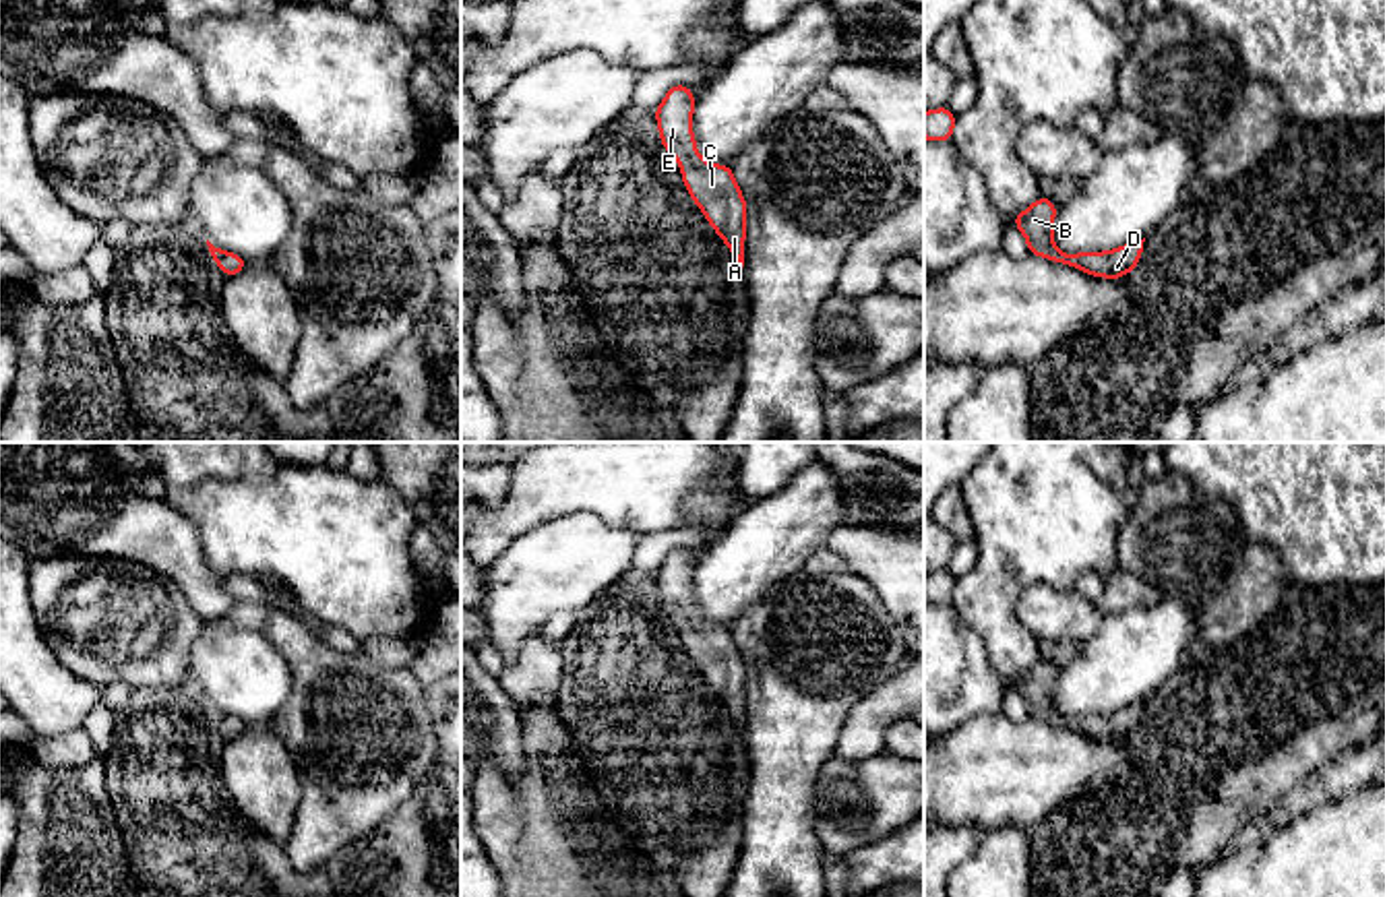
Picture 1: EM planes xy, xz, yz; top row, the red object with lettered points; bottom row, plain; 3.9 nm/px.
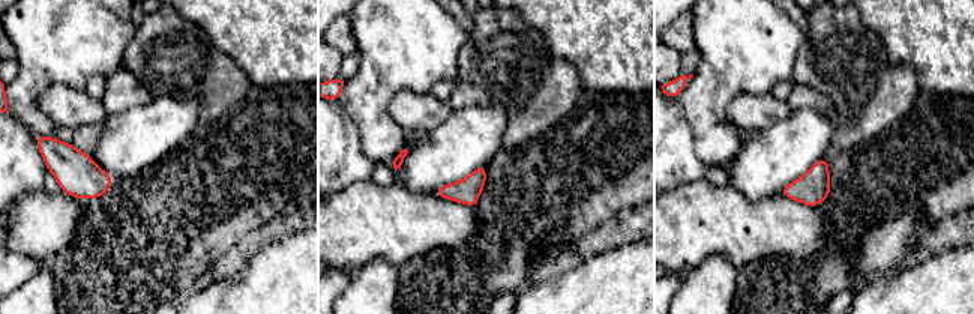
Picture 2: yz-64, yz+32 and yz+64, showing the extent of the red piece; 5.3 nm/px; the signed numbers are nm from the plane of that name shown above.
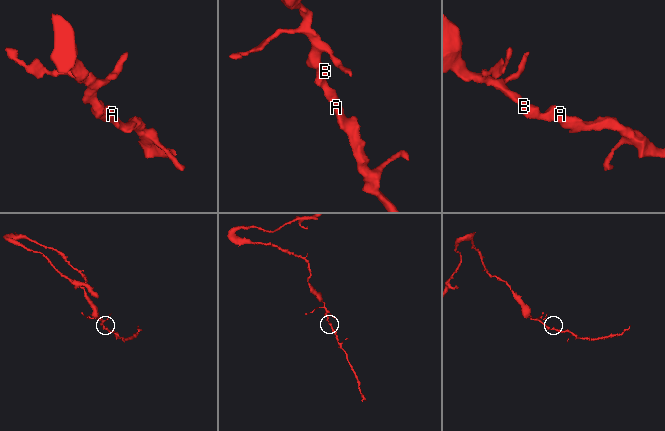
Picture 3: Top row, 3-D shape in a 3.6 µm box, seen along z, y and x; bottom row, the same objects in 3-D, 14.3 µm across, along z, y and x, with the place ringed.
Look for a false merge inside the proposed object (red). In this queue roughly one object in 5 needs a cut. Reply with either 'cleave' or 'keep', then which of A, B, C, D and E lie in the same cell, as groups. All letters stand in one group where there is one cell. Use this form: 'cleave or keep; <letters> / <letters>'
keep; A B C D E

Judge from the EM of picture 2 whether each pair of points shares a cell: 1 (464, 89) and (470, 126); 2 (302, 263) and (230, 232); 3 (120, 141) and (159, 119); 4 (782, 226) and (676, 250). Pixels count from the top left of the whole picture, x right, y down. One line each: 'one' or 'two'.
1: two
2: two
3: one
4: one

